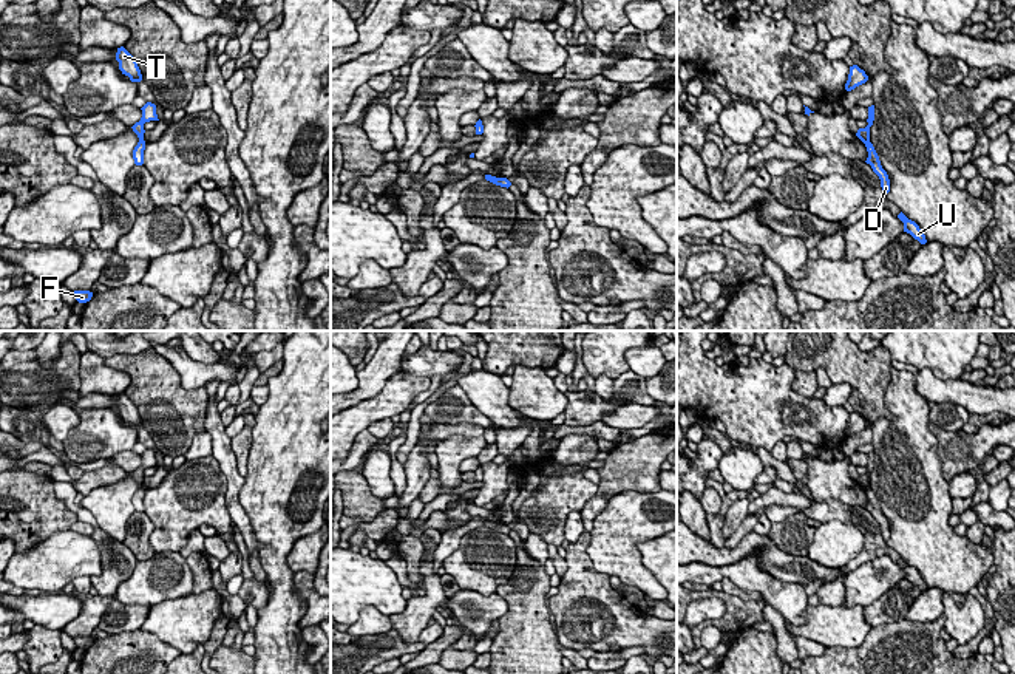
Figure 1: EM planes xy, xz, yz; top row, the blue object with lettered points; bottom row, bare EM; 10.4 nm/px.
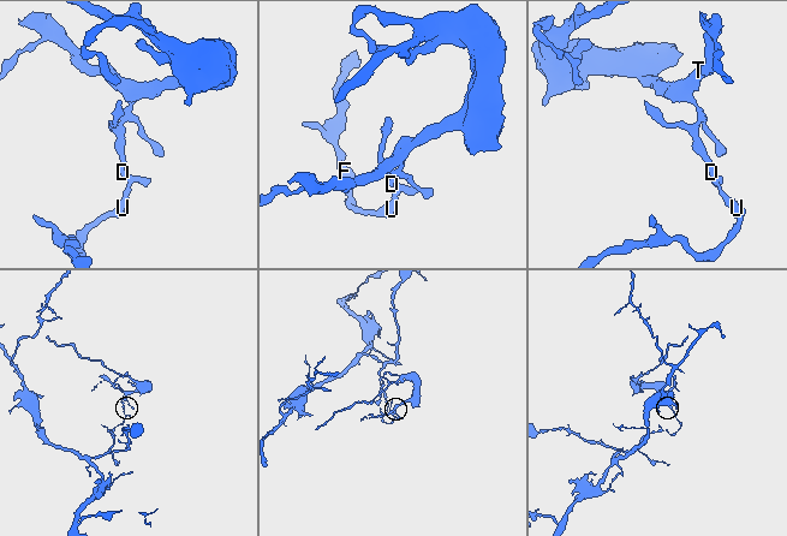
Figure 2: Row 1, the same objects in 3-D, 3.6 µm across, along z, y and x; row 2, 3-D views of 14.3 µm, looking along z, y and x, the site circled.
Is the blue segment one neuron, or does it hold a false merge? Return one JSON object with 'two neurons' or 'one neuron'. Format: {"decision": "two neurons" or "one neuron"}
{"decision": "two neurons"}

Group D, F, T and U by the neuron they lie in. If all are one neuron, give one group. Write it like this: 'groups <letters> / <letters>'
groups D F U / T

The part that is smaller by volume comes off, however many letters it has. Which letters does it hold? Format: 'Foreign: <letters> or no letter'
Foreign: T

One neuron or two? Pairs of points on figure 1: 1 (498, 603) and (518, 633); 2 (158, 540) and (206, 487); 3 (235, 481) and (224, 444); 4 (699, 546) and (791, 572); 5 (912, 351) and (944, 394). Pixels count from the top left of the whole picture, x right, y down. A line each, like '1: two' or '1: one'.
1: two
2: one
3: one
4: one
5: two

